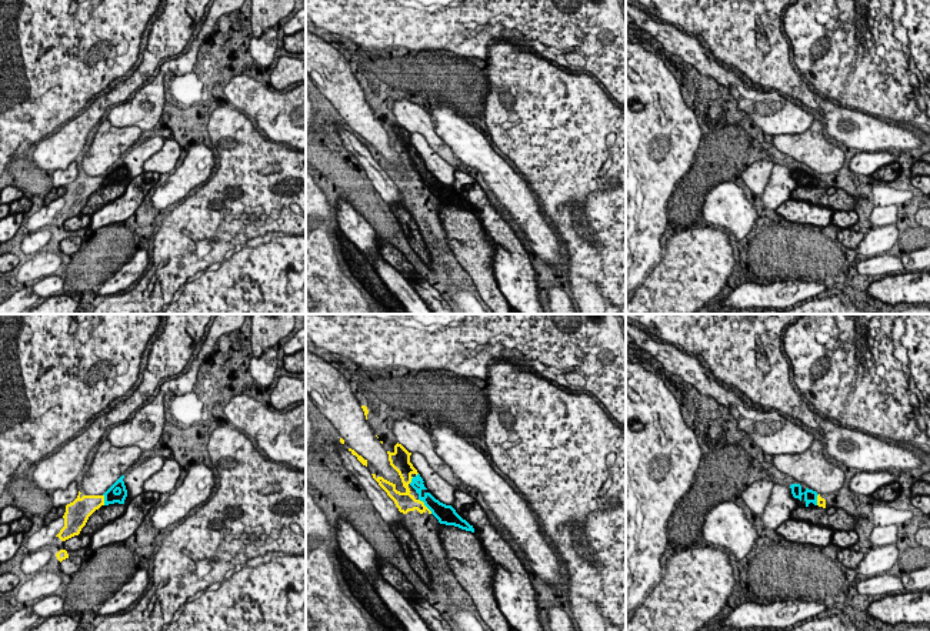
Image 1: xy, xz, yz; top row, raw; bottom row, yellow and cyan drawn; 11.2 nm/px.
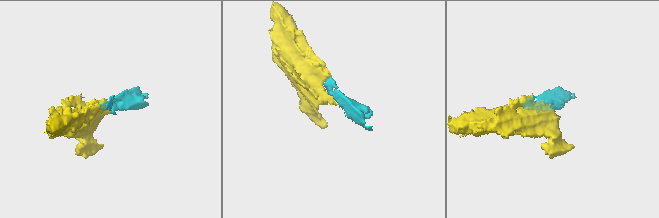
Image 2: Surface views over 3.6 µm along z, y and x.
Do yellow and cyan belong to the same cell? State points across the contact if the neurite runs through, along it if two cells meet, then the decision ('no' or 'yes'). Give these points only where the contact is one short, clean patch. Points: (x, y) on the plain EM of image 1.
across xz (404, 182), (424, 186), (433, 186), (444, 194) | yes

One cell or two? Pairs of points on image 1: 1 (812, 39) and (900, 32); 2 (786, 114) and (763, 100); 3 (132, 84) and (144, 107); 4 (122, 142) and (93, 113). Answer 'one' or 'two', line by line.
1: one
2: one
3: two
4: two

